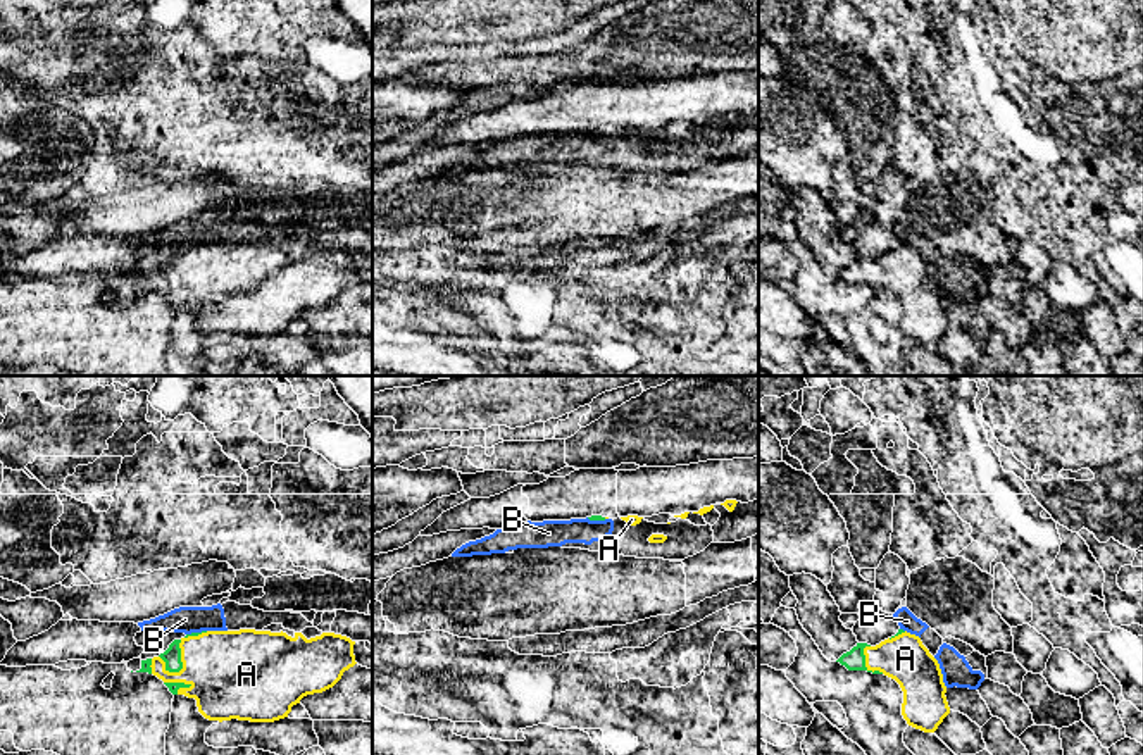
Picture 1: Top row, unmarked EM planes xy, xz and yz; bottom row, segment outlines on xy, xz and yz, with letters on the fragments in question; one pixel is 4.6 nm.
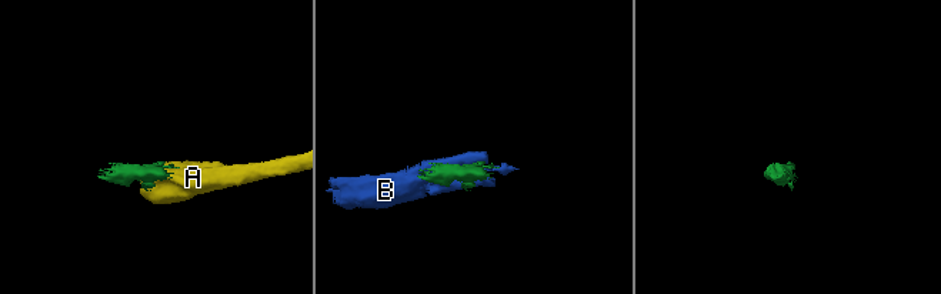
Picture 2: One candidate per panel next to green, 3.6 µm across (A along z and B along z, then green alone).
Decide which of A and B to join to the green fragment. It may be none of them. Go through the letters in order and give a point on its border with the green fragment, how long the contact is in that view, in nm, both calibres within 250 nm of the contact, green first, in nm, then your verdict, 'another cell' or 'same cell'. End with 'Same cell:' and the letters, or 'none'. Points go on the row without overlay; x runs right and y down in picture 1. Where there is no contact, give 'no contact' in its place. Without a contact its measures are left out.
A: meets green in xy at (180, 274); contact 170 nm long; 80 nm thick on the green side, 400 nm on the other; same cell
B: meets green in xy at (195, 247); contact 100 nm long; 20 nm thick on the green side, 130 nm on the other; another cell
Same cell: A

